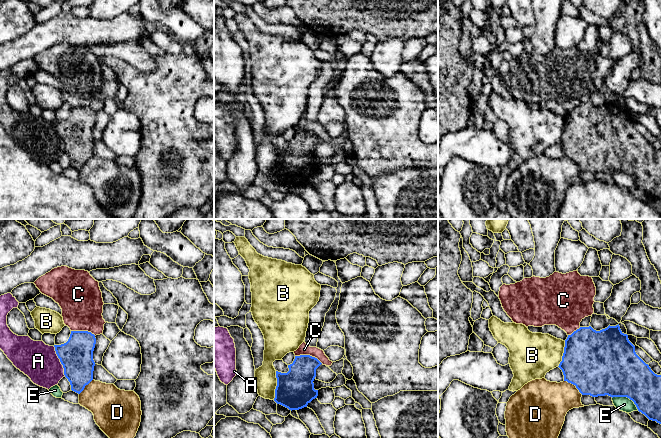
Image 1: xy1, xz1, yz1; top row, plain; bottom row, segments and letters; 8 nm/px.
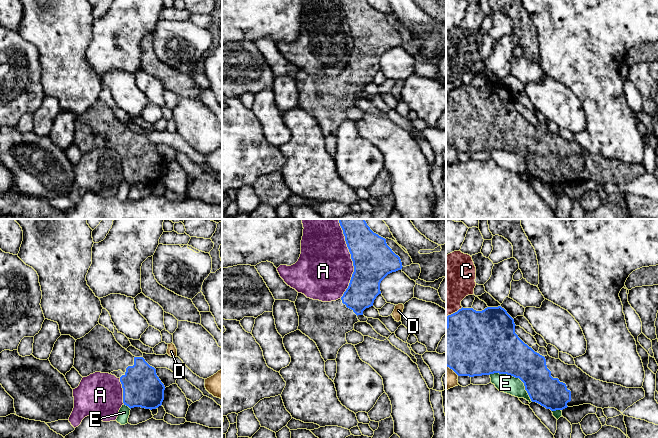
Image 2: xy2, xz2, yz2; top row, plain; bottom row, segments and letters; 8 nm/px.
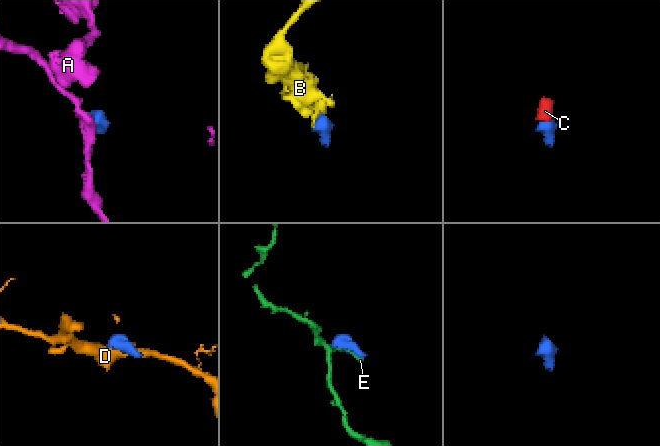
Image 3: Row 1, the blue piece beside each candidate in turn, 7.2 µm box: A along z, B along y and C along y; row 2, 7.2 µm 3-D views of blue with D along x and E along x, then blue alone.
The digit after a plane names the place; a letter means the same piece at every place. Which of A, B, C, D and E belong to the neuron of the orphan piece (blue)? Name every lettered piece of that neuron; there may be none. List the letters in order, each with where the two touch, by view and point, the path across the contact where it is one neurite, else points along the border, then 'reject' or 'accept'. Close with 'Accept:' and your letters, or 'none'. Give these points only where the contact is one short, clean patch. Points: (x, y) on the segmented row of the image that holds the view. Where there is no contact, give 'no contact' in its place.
A: xz2 (351, 258) | reject
B: xz1 (277, 385) | reject
C: xz1 (309, 355) | along xz1 (295, 355), (311, 355), (322, 363) | reject
D: yz1 (574, 384) | reject
E: yz2 (515, 377) | reject
Accept: none

